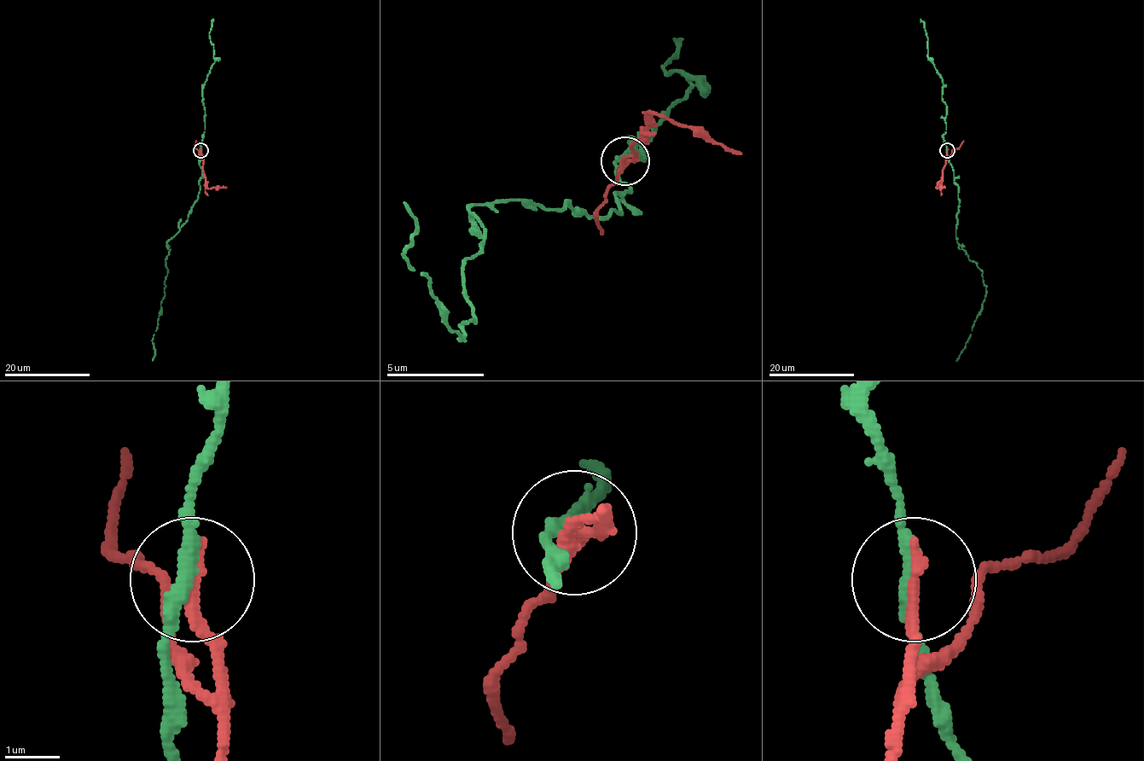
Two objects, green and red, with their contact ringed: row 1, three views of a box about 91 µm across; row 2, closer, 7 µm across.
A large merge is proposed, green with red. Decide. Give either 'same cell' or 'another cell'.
another cell

